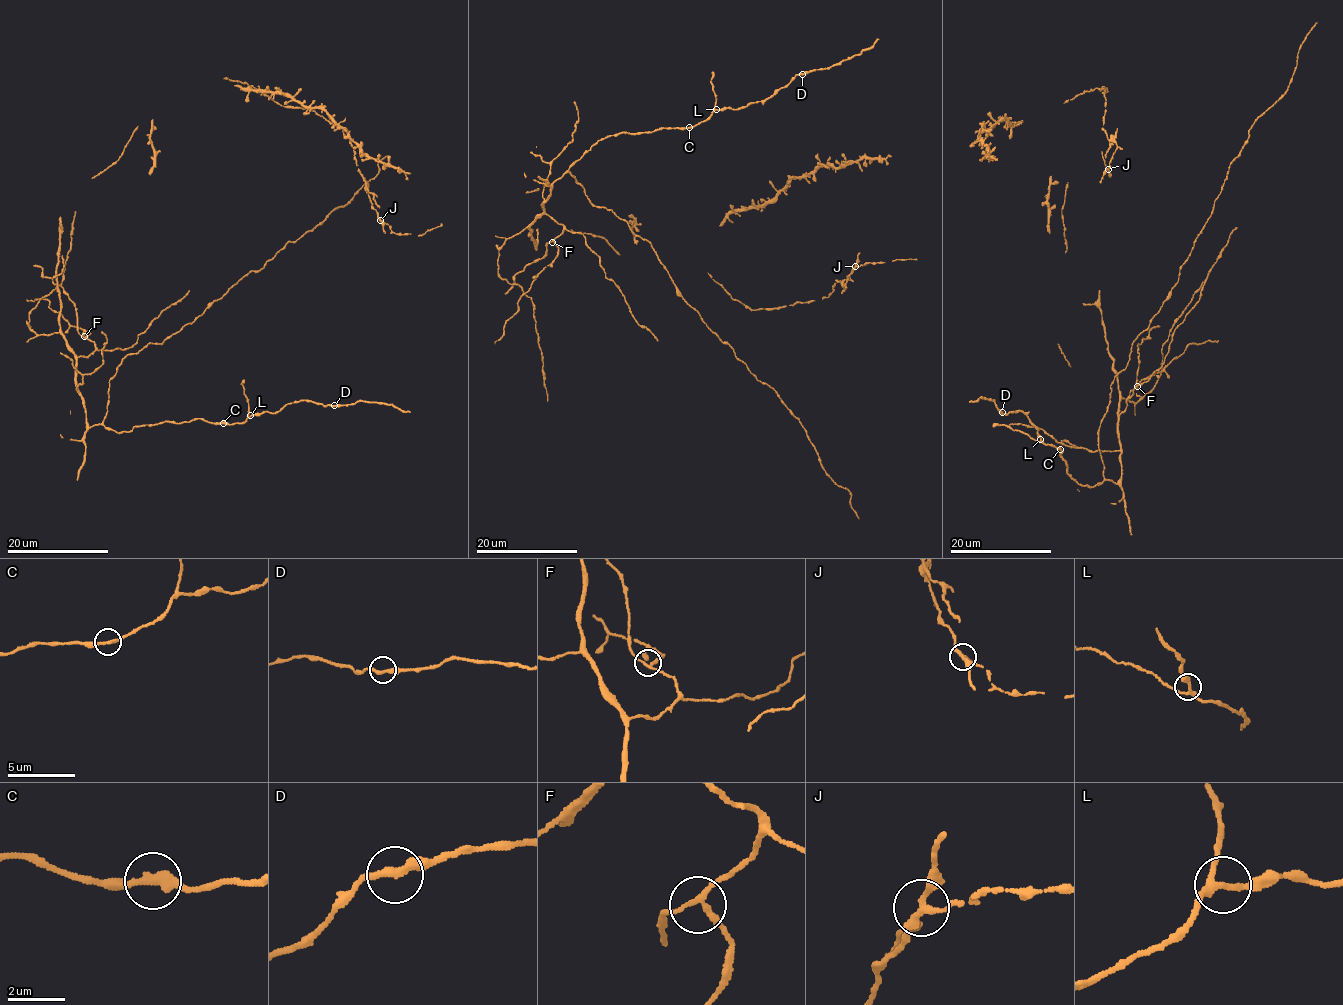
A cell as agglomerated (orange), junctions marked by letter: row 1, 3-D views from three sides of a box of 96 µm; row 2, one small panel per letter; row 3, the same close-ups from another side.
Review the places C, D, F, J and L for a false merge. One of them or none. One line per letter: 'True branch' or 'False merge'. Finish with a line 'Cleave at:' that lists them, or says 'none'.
C: True branch
D: True branch
F: True branch
J: False merge
L: True branch
Cleave at: J

